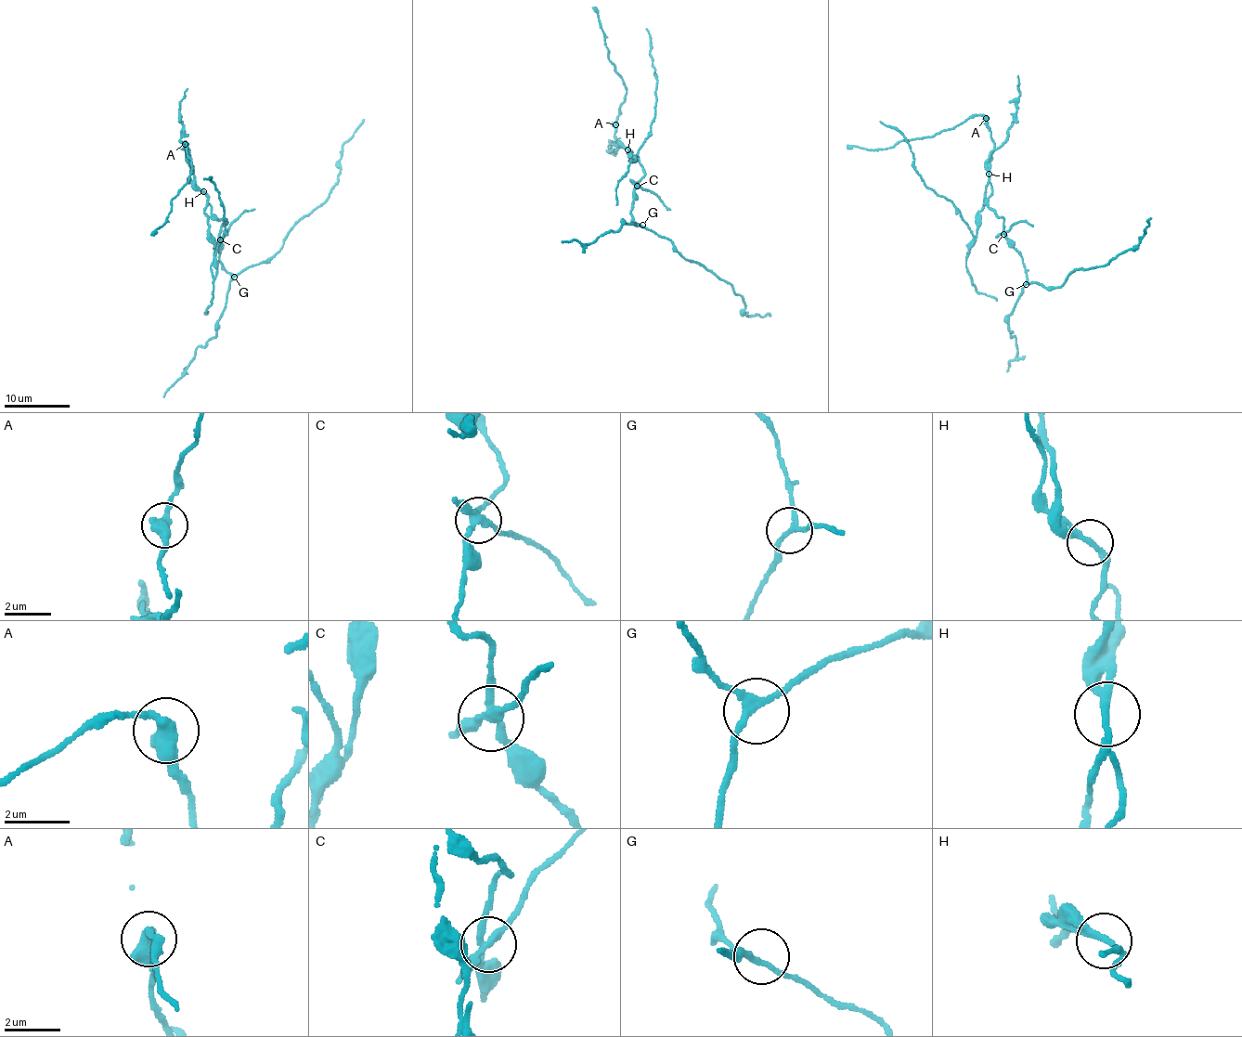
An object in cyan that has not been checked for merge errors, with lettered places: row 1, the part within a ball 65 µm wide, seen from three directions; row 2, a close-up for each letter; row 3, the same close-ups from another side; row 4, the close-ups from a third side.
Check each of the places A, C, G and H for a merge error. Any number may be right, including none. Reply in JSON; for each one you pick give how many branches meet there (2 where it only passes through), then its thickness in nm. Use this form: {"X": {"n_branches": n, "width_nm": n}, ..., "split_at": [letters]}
{"C": {"n_branches": 4, "width_nm": 280}, "H": {"n_branches": 2, "width_nm": 240}, "split_at": ["C", "H"]}

